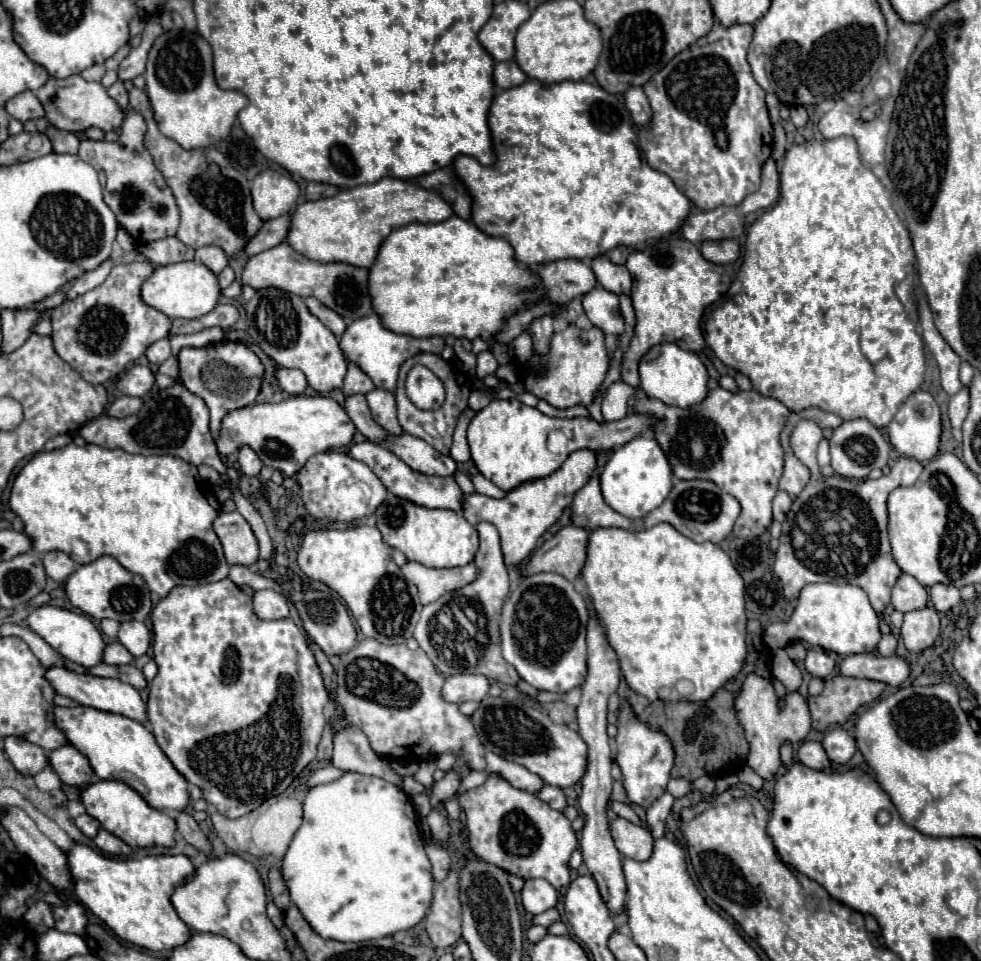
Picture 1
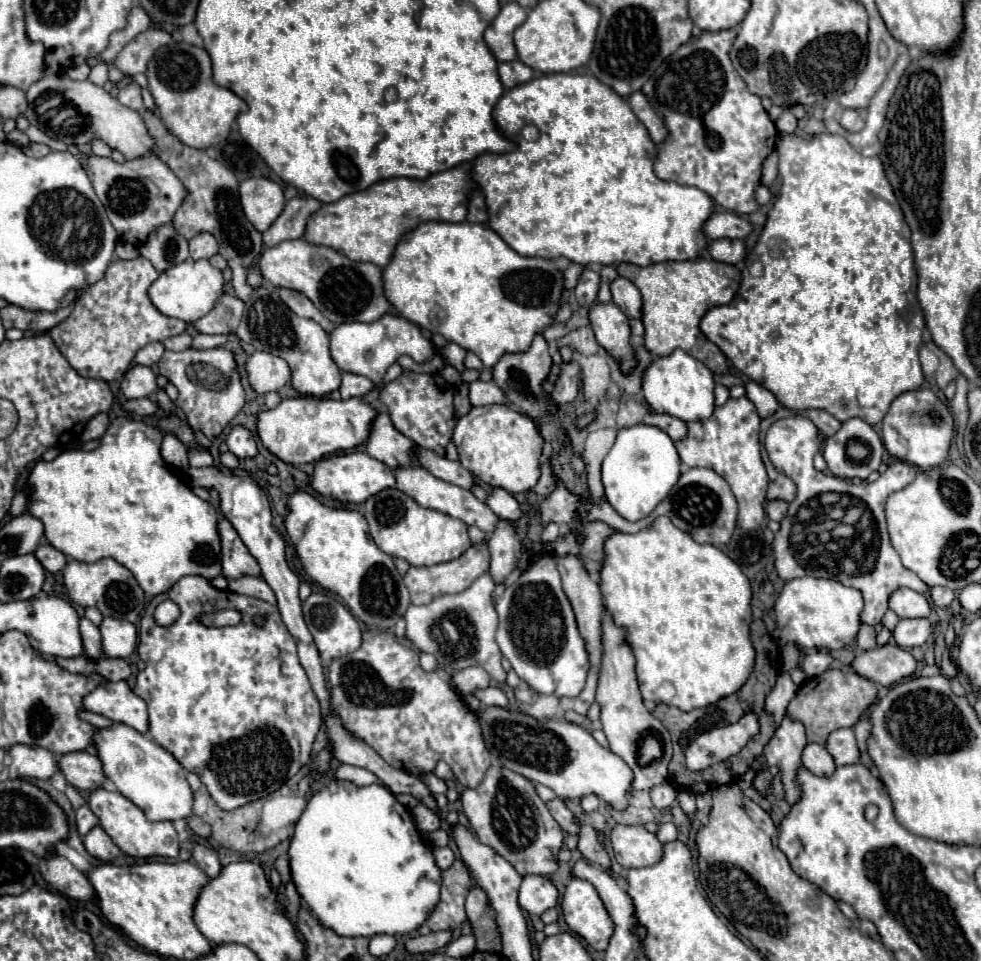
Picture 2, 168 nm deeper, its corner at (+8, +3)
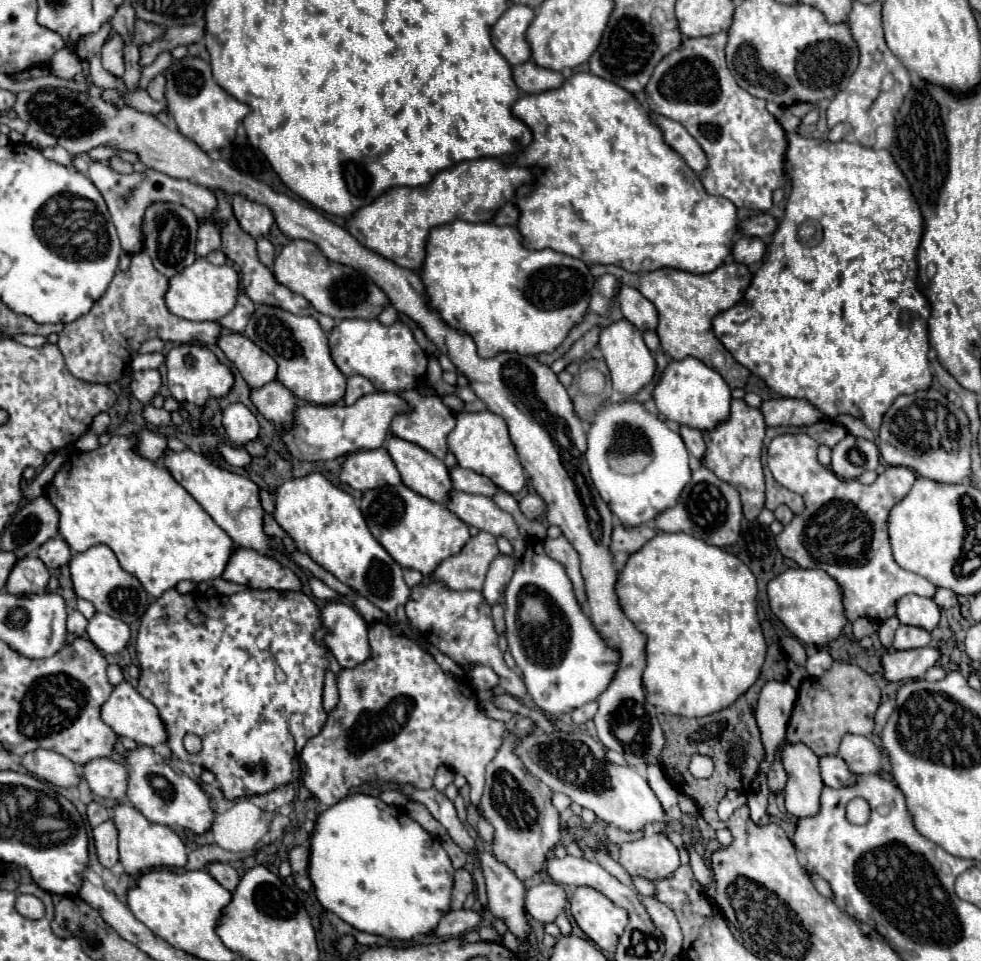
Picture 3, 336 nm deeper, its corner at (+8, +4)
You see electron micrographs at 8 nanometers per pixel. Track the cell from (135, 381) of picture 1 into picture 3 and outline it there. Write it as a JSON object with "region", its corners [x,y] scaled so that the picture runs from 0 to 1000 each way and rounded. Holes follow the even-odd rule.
{"region":[[[160,384],[140,386],[140,388],[136,388],[136,396],[131,403],[134,403],[134,411],[140,417],[152,419],[152,415],[156,415],[164,403],[164,390]]]}

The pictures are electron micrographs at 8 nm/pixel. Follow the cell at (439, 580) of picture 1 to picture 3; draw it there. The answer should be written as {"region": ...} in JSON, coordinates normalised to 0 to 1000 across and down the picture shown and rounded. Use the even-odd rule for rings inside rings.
{"region":[[[488,553],[488,557],[480,559],[478,565],[470,571],[470,575],[450,584],[439,598],[433,598],[429,609],[437,609],[441,605],[452,607],[460,615],[490,615],[498,586],[509,578],[505,559],[496,553]]]}

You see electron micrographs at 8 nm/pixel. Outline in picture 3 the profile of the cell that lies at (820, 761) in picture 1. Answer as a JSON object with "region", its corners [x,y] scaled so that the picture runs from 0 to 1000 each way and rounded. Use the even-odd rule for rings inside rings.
{"region":[[[839,786],[835,788],[837,811],[845,819],[859,819],[861,815],[870,815],[870,806],[863,794],[855,786]]]}

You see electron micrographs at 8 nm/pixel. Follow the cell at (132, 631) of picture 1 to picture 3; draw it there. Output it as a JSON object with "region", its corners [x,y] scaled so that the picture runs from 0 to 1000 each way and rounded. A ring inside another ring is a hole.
{"region":[[[97,638],[95,644],[91,644],[89,661],[101,677],[105,677],[107,682],[119,682],[129,673],[134,665],[134,655],[123,644]]]}

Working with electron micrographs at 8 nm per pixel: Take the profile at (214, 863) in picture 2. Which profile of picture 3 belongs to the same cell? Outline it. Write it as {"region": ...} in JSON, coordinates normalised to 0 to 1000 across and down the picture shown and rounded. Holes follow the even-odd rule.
{"region":[[[215,896],[211,900],[211,906],[233,927],[238,927],[238,923],[242,921],[244,908],[233,900],[233,898],[225,898],[225,896]]]}

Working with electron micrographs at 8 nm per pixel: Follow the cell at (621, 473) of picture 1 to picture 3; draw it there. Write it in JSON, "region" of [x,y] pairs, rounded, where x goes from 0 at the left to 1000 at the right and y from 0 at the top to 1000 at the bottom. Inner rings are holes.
{"region":[[[649,417],[617,419],[609,428],[598,453],[596,476],[609,511],[639,548],[666,542],[674,532],[686,528],[704,494],[702,471],[694,453],[684,448],[670,432],[660,430]]]}

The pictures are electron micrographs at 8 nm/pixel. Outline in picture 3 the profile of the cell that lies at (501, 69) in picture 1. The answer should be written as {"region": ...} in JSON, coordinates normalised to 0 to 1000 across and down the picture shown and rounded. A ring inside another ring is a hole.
{"region":[[[535,63],[535,66],[523,70],[523,82],[533,97],[551,97],[551,95],[564,93],[564,91],[570,91],[576,80],[574,80],[574,76],[560,74],[560,72],[547,70],[541,63]]]}

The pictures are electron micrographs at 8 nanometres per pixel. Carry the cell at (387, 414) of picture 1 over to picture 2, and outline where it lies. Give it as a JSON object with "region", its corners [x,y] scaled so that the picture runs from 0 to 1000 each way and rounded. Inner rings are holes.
{"region":[[[388,427],[380,439],[378,454],[374,458],[374,472],[392,481],[399,489],[405,489],[427,485],[423,470],[425,462],[411,454],[407,447],[403,447],[397,437],[397,431]]]}

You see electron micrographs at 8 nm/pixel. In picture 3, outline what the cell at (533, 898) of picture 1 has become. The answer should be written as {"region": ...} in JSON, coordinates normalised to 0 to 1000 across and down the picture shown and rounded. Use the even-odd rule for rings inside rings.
{"region":[[[554,917],[549,921],[543,921],[535,929],[537,950],[551,960],[562,960],[570,950],[574,950],[576,940],[578,933],[574,921],[564,917]]]}

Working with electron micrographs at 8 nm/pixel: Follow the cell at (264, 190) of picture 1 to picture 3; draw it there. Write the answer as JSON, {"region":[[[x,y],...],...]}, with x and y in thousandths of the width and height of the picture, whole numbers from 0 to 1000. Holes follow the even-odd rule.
{"region":[[[244,201],[238,203],[238,220],[242,230],[246,232],[246,238],[258,247],[272,245],[276,234],[280,232],[280,224],[272,213],[260,211]]]}

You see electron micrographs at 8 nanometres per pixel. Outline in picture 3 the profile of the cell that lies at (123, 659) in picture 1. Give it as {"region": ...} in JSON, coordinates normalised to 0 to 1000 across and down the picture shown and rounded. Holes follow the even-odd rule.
{"region":[[[74,636],[68,642],[68,655],[70,655],[70,659],[76,659],[78,663],[85,663],[87,657],[89,657],[89,644],[81,636]]]}

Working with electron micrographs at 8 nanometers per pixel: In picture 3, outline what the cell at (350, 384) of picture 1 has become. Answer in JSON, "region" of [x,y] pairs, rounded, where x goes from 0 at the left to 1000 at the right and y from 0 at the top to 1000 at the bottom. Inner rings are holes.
{"region":[[[358,390],[354,392],[354,407],[352,407],[352,419],[354,421],[360,421],[368,411],[374,411],[374,409],[380,409],[382,403],[376,394],[368,392],[368,390]]]}

